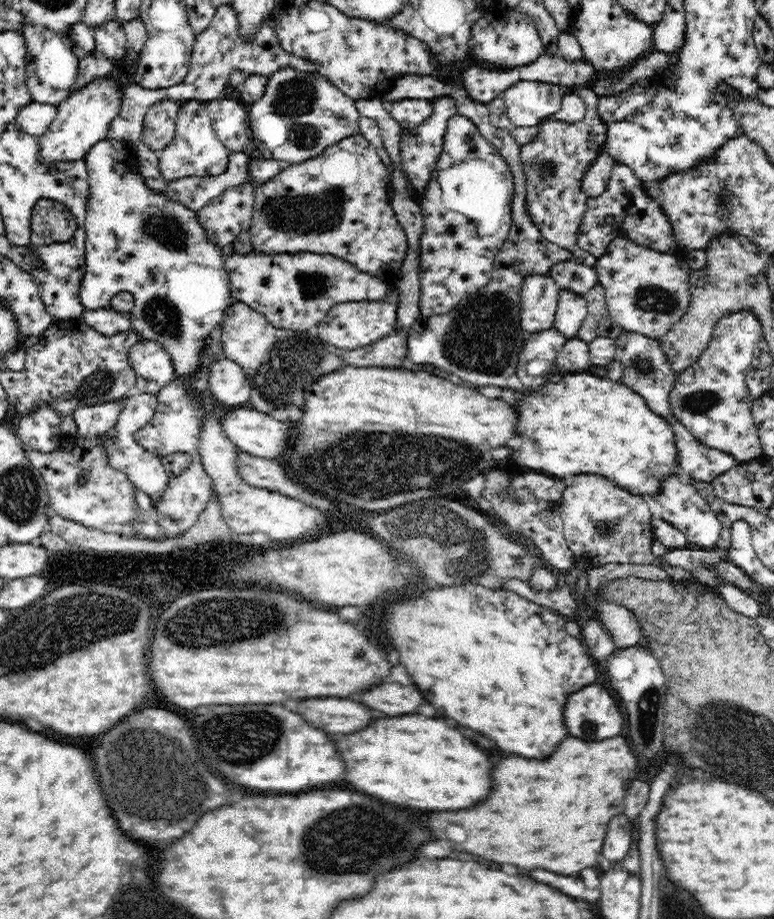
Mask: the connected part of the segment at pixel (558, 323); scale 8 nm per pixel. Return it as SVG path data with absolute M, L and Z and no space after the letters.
M560 289L552 327L564 335L567 340L572 339L577 337L581 324L588 313L589 306L582 294Z

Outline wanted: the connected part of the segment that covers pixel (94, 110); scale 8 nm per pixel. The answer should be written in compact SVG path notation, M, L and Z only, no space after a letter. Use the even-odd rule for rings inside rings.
M112 74L89 82L57 104L57 115L49 130L38 137L38 161L54 166L56 163L83 160L99 140L105 139L110 123L120 112L121 85Z

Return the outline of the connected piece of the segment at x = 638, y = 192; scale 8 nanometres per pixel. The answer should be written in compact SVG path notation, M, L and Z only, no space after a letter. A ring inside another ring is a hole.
M620 164L613 166L606 190L600 196L587 200L587 211L577 232L577 245L599 257L606 252L607 244L614 237L626 237L642 246L671 255L676 254L679 248L675 244L673 228L658 203L645 193L634 171Z

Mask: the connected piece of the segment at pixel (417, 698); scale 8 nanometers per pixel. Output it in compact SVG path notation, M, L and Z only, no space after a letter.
M396 682L392 684L380 684L360 696L356 696L362 704L366 704L372 710L384 712L386 716L402 716L402 714L416 714L418 706L424 704L422 692L418 692L414 686L400 686Z

